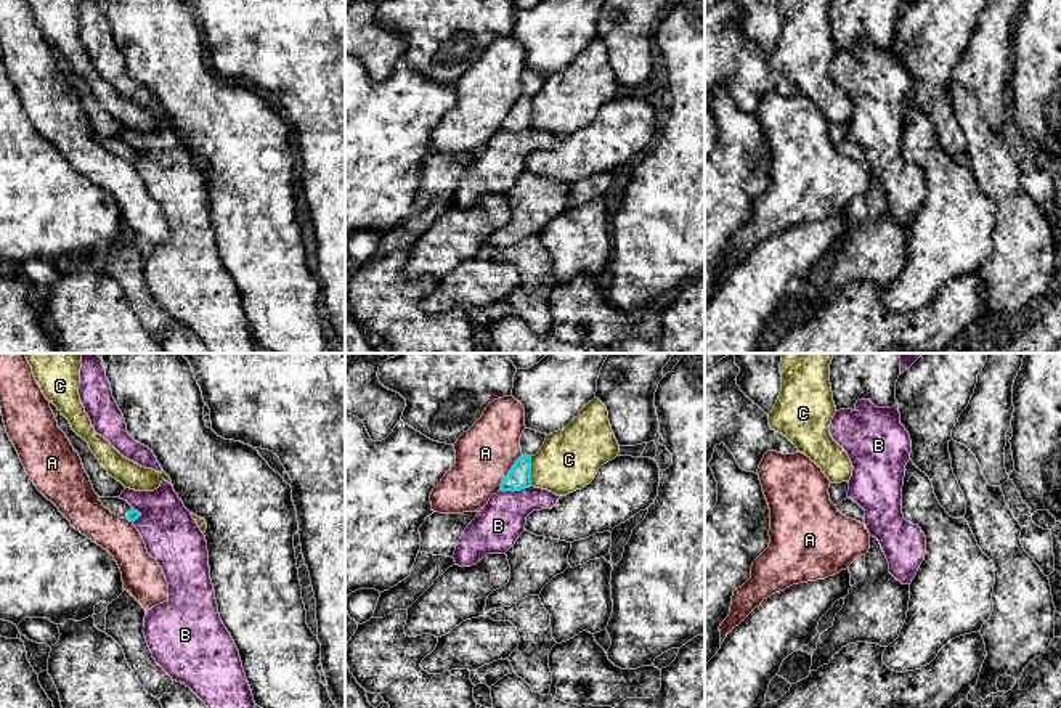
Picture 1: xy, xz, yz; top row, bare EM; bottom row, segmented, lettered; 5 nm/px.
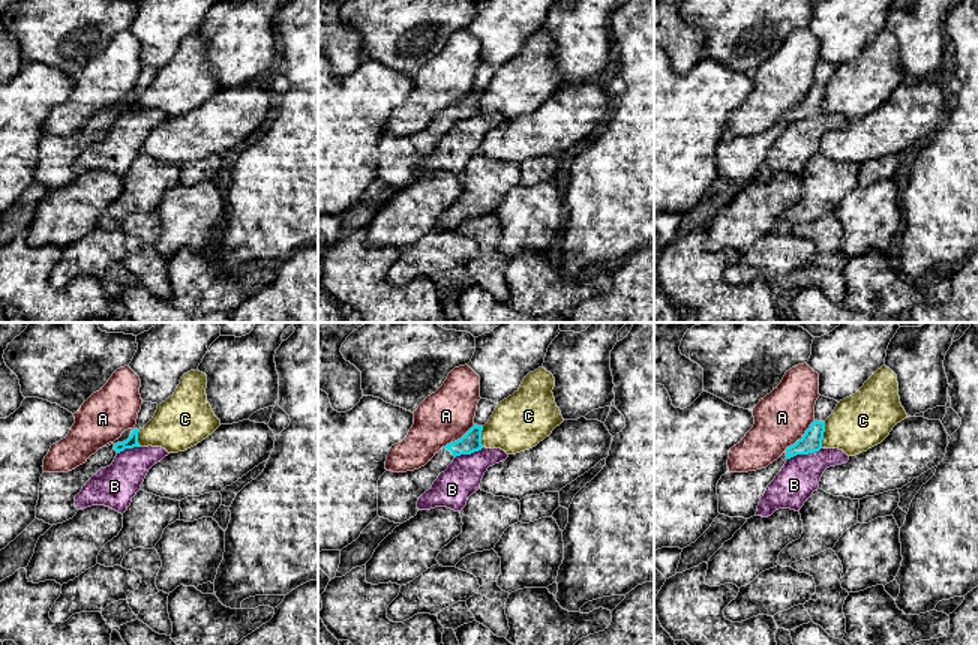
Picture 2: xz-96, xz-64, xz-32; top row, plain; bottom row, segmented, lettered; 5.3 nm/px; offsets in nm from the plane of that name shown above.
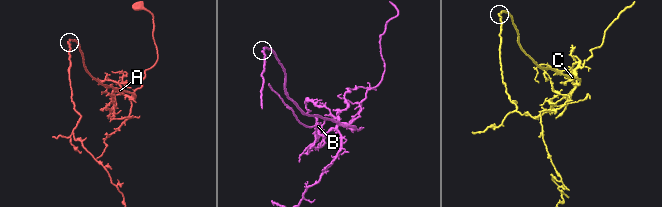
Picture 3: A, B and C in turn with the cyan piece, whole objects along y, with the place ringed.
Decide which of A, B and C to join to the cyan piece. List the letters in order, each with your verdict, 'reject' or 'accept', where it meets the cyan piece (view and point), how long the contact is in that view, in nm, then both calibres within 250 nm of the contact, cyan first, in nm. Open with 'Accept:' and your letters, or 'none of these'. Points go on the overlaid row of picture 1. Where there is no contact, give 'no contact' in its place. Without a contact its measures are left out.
Accept: none of these
A: reject; meets cyan in xz at (509, 472); contact 220 nm long; 120 nm thick on the cyan side, 300 nm on the other
B: reject; meets cyan in xz at (516, 490); contact 160 nm long; 120 nm thick on the cyan side, 240 nm on the other
C: reject; meets cyan in xz at (530, 471); contact 150 nm long; 120 nm thick on the cyan side, 300 nm on the other

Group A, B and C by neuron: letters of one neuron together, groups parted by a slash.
A / B / C

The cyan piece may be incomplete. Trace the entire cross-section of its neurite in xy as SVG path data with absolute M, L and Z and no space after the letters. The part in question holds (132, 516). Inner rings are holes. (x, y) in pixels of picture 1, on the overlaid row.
M100 498L103 506L109 509L112 514L128 519L130 522L135 522L141 514L135 511L127 501L120 498Z

